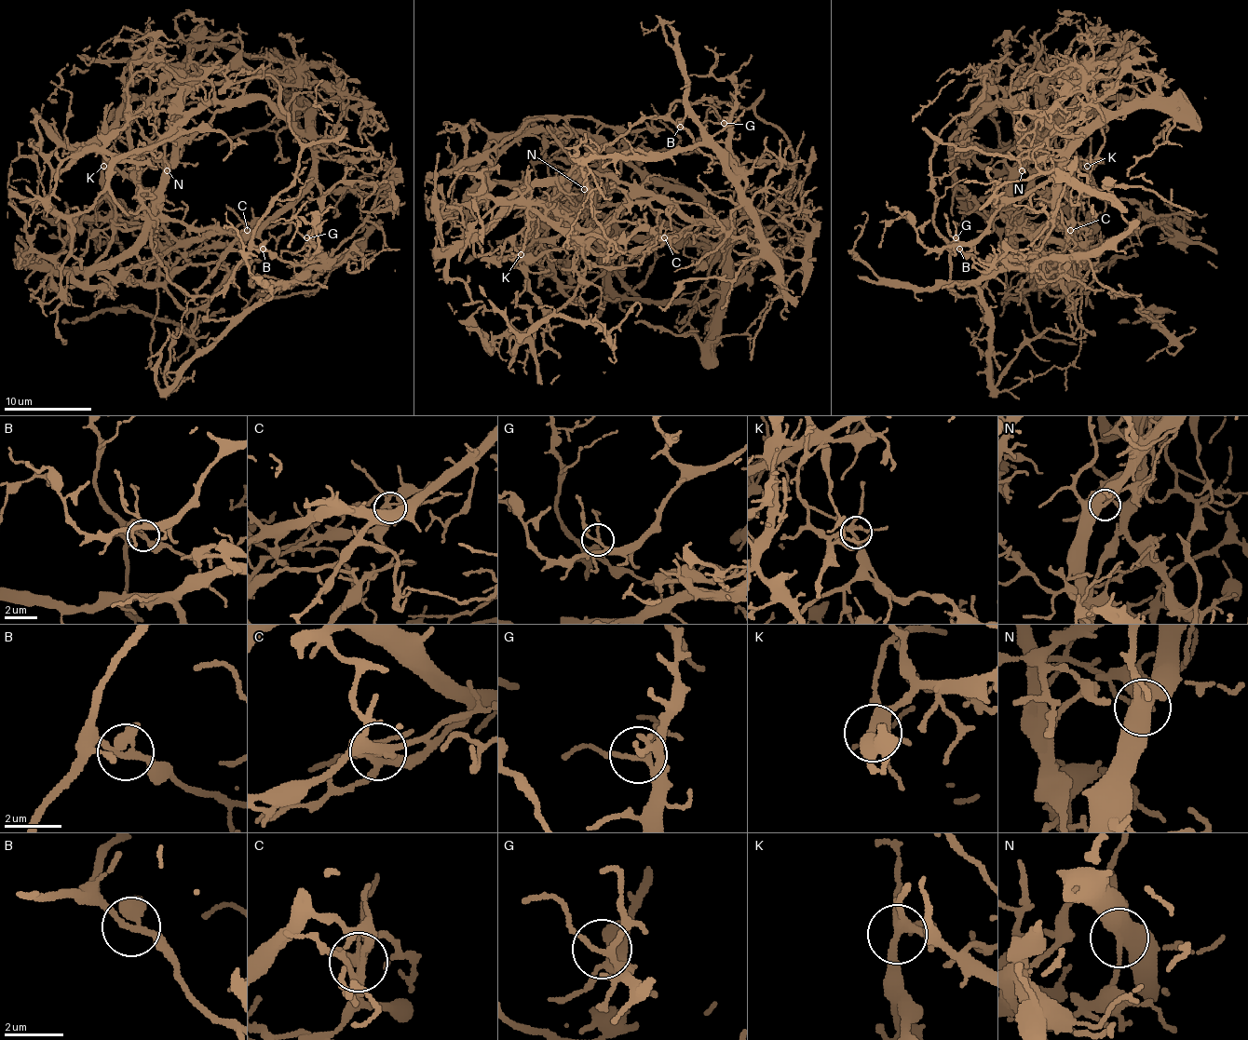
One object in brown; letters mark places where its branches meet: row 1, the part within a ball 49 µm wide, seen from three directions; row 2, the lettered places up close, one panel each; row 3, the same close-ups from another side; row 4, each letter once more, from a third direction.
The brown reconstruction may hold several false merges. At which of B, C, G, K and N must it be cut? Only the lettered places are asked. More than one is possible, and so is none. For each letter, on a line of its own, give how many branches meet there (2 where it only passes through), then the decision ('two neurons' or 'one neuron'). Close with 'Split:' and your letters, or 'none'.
B: 3 | two neurons
C: 6 | two neurons
G: 3 | one neuron
K: 5 | one neuron
N: 3 | two neurons
Split: B, C, N

